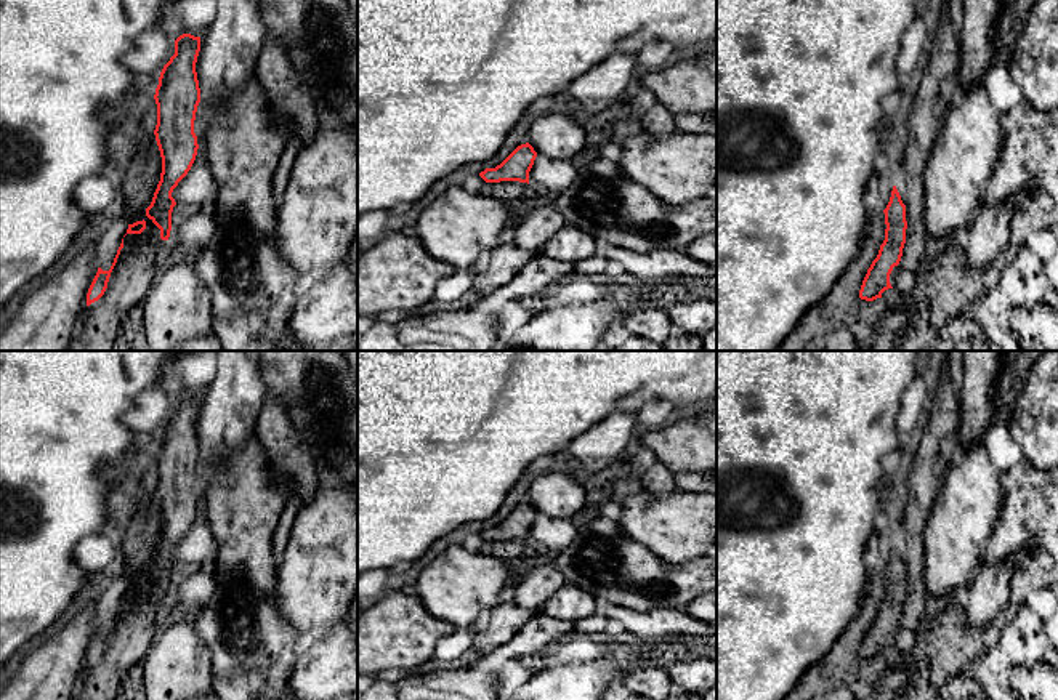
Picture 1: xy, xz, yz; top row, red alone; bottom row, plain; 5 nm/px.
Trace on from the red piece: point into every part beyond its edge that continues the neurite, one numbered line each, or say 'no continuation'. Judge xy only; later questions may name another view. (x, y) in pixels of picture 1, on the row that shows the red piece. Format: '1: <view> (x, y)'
1: xy (100, 327)

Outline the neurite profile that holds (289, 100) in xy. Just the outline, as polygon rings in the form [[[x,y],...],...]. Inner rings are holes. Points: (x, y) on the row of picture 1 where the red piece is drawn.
[[[268,34],[255,75],[264,88],[269,114],[281,123],[281,128],[300,143],[300,149],[311,144],[322,122],[316,112],[316,103],[287,51]]]

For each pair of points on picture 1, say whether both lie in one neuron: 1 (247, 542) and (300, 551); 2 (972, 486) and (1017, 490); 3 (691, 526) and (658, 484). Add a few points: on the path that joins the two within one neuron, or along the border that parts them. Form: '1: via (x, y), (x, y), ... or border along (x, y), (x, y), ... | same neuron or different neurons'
1: border along (279, 561), (273, 598) | different neurons
2: border along (999, 474), (1002, 510), (994, 526) | different neurons
3: border along (677, 489), (669, 494), (643, 490) | different neurons

